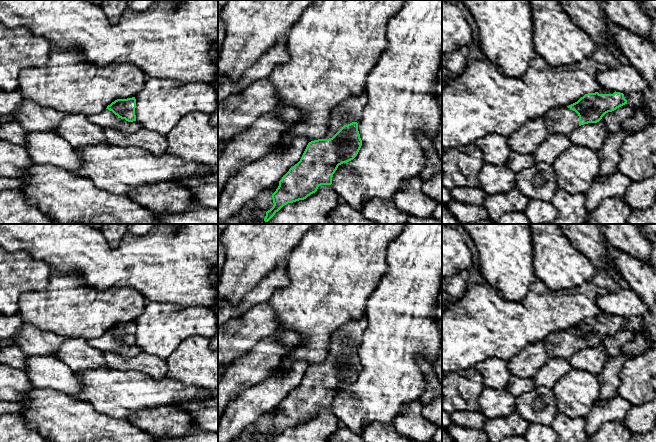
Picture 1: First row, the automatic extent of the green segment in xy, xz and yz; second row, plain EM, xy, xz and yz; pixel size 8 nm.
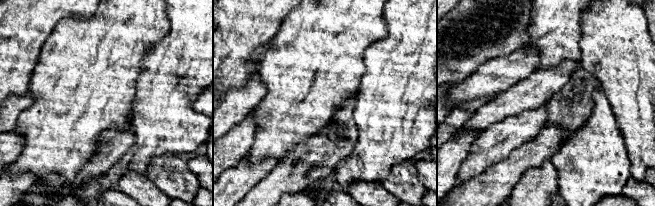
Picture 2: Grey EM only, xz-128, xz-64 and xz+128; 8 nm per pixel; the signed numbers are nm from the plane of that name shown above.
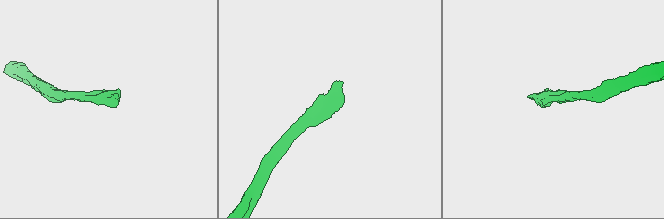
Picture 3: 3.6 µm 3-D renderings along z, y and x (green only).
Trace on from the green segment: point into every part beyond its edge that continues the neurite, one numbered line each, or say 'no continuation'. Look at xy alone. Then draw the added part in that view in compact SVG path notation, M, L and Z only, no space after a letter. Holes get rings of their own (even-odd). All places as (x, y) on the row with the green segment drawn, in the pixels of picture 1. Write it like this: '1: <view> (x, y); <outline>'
1: xy (107, 119); M105 109L99 114L88 117L88 120L96 125L105 128L113 128L126 133L135 132L142 128L141 124L137 121L128 122L125 119L119 118L112 111Z

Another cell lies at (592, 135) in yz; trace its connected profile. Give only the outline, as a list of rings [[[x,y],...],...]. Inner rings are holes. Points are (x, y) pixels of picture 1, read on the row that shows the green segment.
[[[601,119],[597,123],[588,123],[575,128],[569,135],[573,145],[586,146],[591,150],[598,151],[602,148],[608,129]]]

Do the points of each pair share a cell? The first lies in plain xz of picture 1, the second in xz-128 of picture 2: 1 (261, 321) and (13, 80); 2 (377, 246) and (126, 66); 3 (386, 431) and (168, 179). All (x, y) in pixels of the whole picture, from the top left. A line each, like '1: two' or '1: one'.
1: two
2: one
3: two

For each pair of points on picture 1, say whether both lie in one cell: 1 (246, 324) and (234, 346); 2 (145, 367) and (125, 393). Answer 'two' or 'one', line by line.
1: one
2: two

